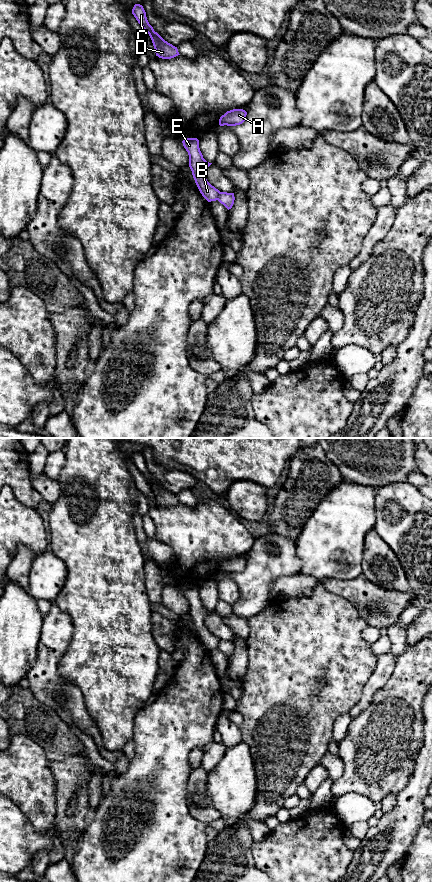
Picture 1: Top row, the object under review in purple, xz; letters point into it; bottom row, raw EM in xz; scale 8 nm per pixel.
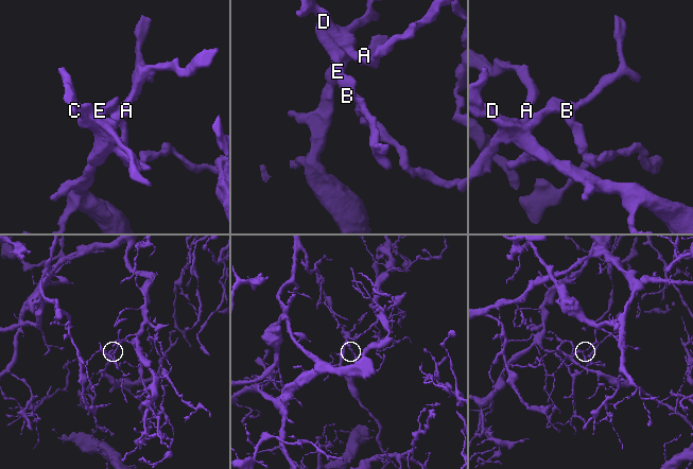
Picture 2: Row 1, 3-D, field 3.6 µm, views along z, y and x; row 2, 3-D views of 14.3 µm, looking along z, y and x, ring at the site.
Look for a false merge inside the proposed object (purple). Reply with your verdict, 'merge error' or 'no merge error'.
merge error

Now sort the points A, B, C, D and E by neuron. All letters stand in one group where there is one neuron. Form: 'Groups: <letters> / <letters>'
Groups: A D / B C E

